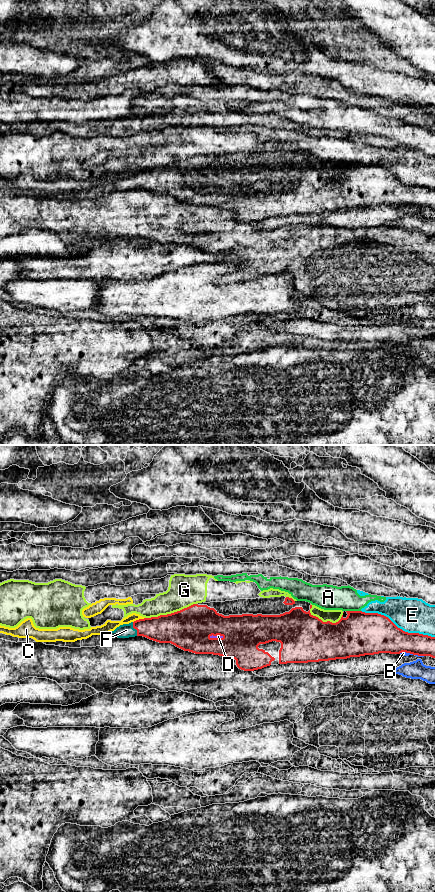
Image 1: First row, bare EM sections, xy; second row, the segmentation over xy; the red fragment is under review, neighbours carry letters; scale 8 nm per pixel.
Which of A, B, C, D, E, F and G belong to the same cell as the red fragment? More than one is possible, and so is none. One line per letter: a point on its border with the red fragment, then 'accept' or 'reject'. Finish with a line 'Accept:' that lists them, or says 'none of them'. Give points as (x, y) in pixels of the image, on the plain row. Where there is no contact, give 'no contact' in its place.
A: xy (353, 163) | reject
B: xy (406, 204) | reject
C: xy (138, 172) | reject
D: xy (216, 190) | accept
E: xy (397, 179) | reject
F: xy (135, 180) | accept
G: xy (171, 165) | reject
Accept: D, F

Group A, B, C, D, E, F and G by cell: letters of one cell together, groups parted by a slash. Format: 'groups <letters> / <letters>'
groups A C E / B / D F / G

